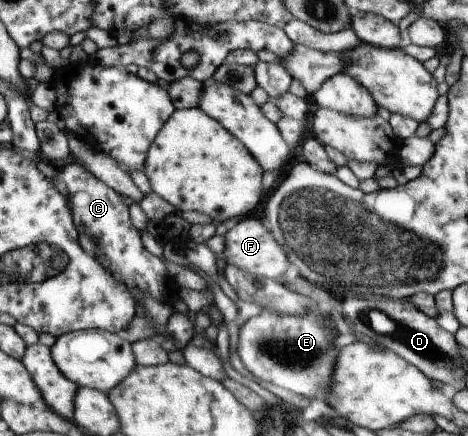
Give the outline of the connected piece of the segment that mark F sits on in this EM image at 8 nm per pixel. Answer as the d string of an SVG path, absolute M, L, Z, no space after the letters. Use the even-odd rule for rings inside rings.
M244 217L233 224L224 235L225 249L223 256L226 264L236 266L239 270L244 270L247 274L256 274L273 280L282 279L287 266L291 266L291 258L287 255L283 245L273 236L272 232L266 228L262 220L257 218Z

